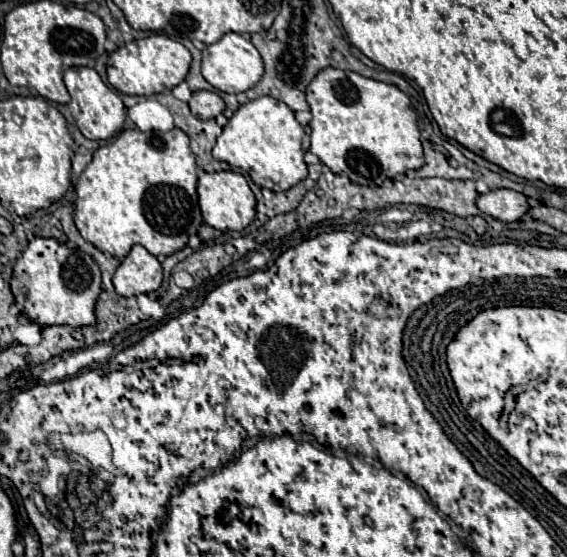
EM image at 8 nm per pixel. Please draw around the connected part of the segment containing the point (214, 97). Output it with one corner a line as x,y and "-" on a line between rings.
196,91
192,93
192,99
188,101
190,111
198,119
214,119
224,111
224,101
218,93
214,91

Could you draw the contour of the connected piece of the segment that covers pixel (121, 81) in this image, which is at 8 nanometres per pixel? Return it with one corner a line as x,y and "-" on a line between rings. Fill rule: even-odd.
160,33
148,35
144,39
136,39
130,43
124,43
108,57
108,81
114,89
118,89
124,95
154,95
162,93
166,89
176,87
180,81
184,81
188,69
190,69
190,51

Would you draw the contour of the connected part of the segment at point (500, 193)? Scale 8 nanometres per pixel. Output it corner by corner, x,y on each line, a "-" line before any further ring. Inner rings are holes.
494,189
478,197
476,205
490,217
500,219
504,223
518,221
524,213
528,213
528,197
524,193
512,189

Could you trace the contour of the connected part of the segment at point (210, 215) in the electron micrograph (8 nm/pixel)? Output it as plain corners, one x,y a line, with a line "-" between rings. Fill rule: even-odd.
202,171
198,175
198,203
200,203
204,223
220,231
242,231
254,221
256,199
242,173
234,173
234,171
206,173

